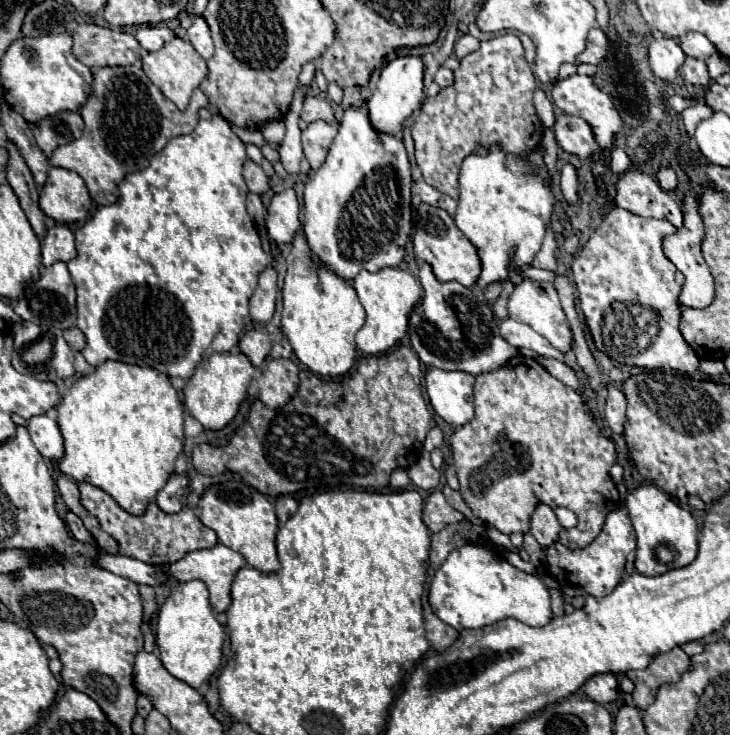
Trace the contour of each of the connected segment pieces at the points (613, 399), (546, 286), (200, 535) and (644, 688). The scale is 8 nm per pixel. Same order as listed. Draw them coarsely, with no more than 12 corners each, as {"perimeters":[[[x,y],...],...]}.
{"perimeters":[[[608,385],[606,421],[614,433],[624,431],[626,397]],[[518,283],[508,317],[562,353],[572,331],[552,283]],[[78,483],[82,505],[144,563],[174,563],[214,547],[190,507],[126,513],[106,491]],[[680,649],[628,671],[636,707],[646,709],[662,683],[676,683],[690,667]]]}

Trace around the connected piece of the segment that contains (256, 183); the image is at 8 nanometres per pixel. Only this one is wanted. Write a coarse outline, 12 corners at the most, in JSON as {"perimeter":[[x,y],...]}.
{"perimeter":[[244,161],[248,189],[262,195],[270,189],[262,167]]}

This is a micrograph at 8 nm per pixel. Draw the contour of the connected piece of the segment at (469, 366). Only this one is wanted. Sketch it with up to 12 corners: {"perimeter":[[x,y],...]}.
{"perimeter":[[428,263],[424,299],[410,313],[420,361],[480,375],[518,349],[486,299],[438,281]]}

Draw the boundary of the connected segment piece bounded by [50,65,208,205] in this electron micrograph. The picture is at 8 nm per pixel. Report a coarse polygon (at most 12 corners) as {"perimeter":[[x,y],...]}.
{"perimeter":[[140,65],[94,69],[82,137],[50,163],[98,205],[192,133],[206,95],[180,111]]}

